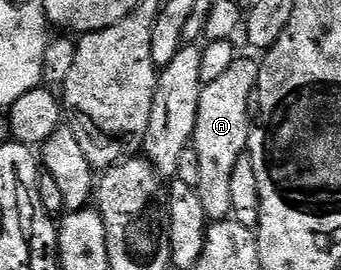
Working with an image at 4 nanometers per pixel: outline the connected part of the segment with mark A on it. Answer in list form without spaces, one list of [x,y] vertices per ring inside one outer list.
[[[238,57],[236,62],[219,76],[219,80],[204,83],[199,106],[199,116],[193,133],[192,149],[197,150],[197,174],[201,182],[196,183],[201,193],[203,208],[210,219],[225,220],[233,213],[231,198],[231,176],[241,158],[249,149],[251,129],[251,107],[255,102],[257,77],[261,72],[258,59]]]

